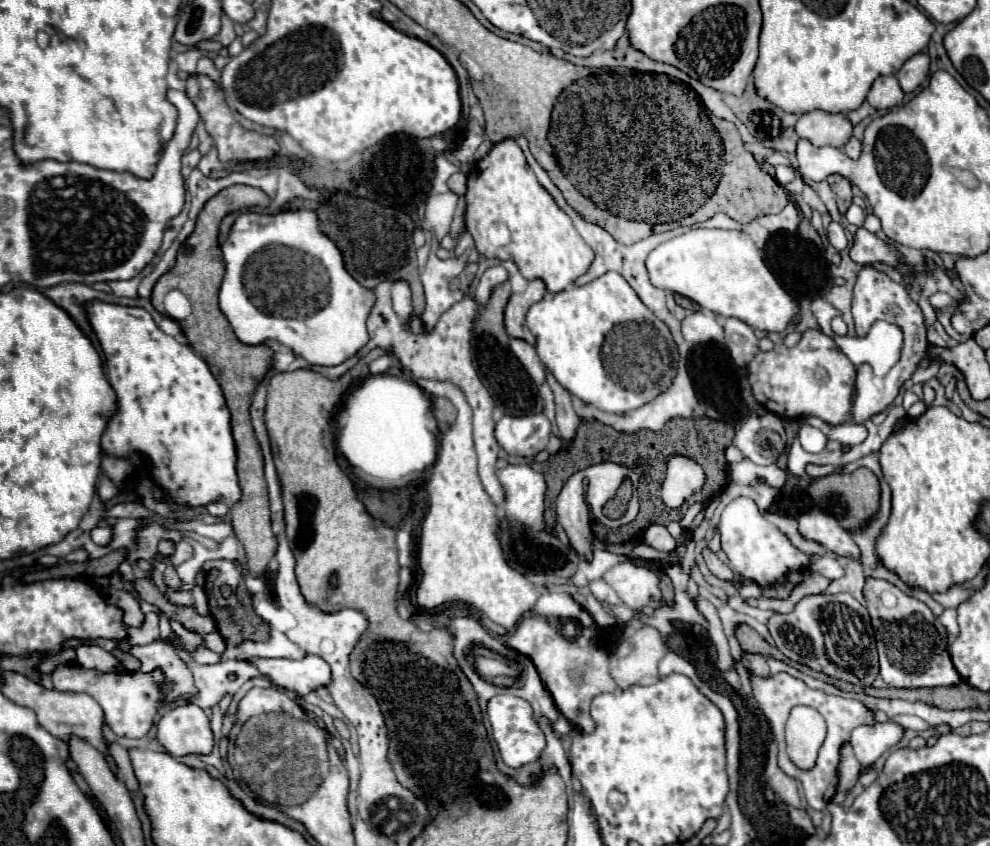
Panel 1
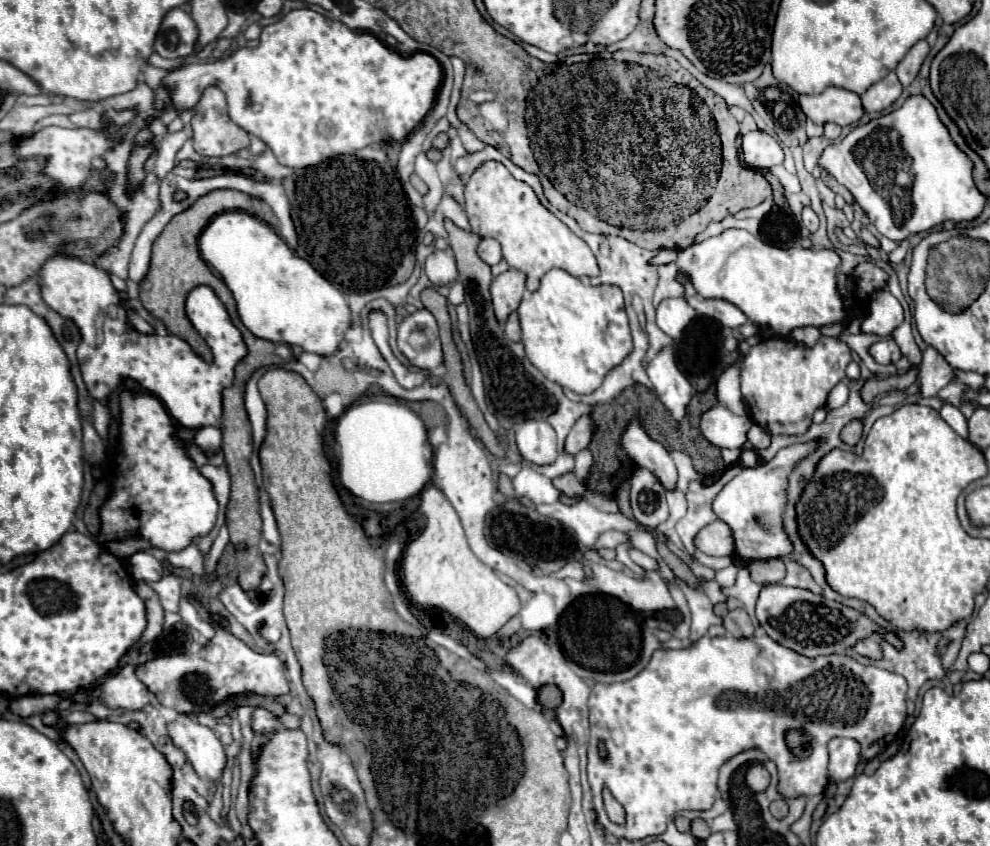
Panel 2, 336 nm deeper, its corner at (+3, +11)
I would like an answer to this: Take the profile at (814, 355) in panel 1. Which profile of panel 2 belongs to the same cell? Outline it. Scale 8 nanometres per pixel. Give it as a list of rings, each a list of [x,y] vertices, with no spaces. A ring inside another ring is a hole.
[[[829,336],[811,348],[787,338],[771,338],[751,346],[741,370],[741,392],[751,418],[773,436],[805,432],[813,412],[825,406],[829,390],[843,380],[849,362],[849,346]]]

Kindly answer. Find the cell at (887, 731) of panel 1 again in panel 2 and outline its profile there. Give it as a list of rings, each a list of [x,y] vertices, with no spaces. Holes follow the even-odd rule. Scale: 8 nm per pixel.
[[[833,738],[829,742],[829,782],[839,784],[851,778],[861,758],[861,744],[853,738]]]

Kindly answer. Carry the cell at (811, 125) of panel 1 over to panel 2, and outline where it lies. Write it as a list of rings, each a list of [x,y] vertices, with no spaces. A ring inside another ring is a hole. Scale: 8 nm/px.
[[[827,88],[825,92],[817,96],[801,96],[799,106],[803,114],[813,122],[813,124],[857,124],[859,118],[863,116],[863,106],[861,100],[855,92],[843,90],[843,88]]]

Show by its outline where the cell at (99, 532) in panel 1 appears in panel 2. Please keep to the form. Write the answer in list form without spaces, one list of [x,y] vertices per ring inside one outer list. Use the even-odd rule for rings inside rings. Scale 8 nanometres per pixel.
[[[139,550],[129,558],[129,572],[135,580],[155,582],[163,576],[163,566],[153,554]]]

